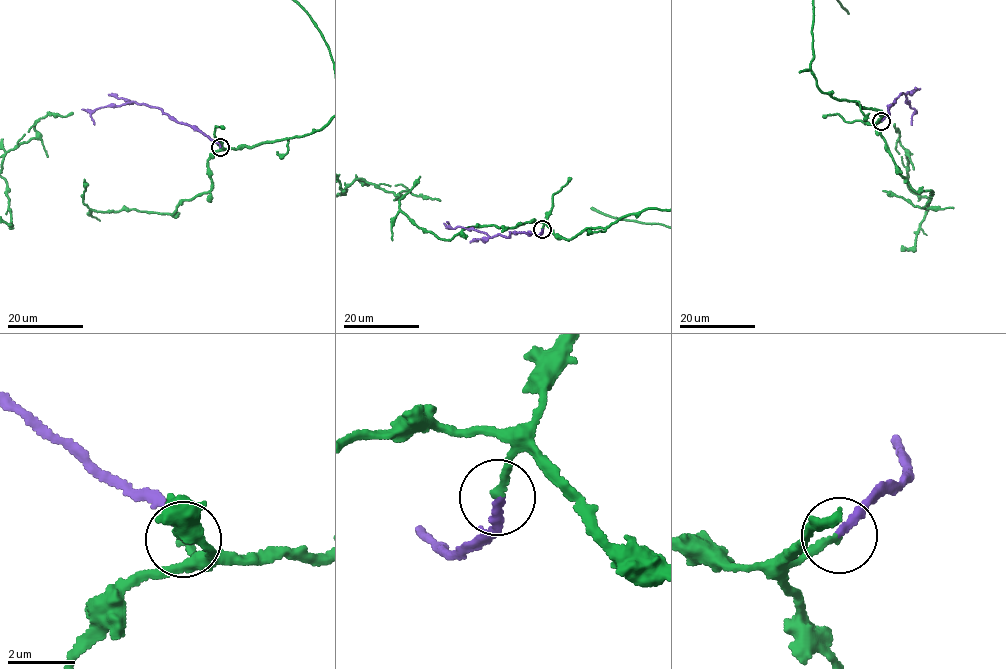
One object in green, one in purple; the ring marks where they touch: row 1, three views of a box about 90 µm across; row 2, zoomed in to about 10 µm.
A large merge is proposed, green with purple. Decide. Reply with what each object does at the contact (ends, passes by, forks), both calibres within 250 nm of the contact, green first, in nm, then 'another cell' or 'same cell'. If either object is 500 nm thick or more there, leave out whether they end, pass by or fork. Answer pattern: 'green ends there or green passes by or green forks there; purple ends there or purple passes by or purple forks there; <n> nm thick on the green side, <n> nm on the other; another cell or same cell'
green ends there; purple ends there; 220 nm thick on the green side, 240 nm on the other; same cell

